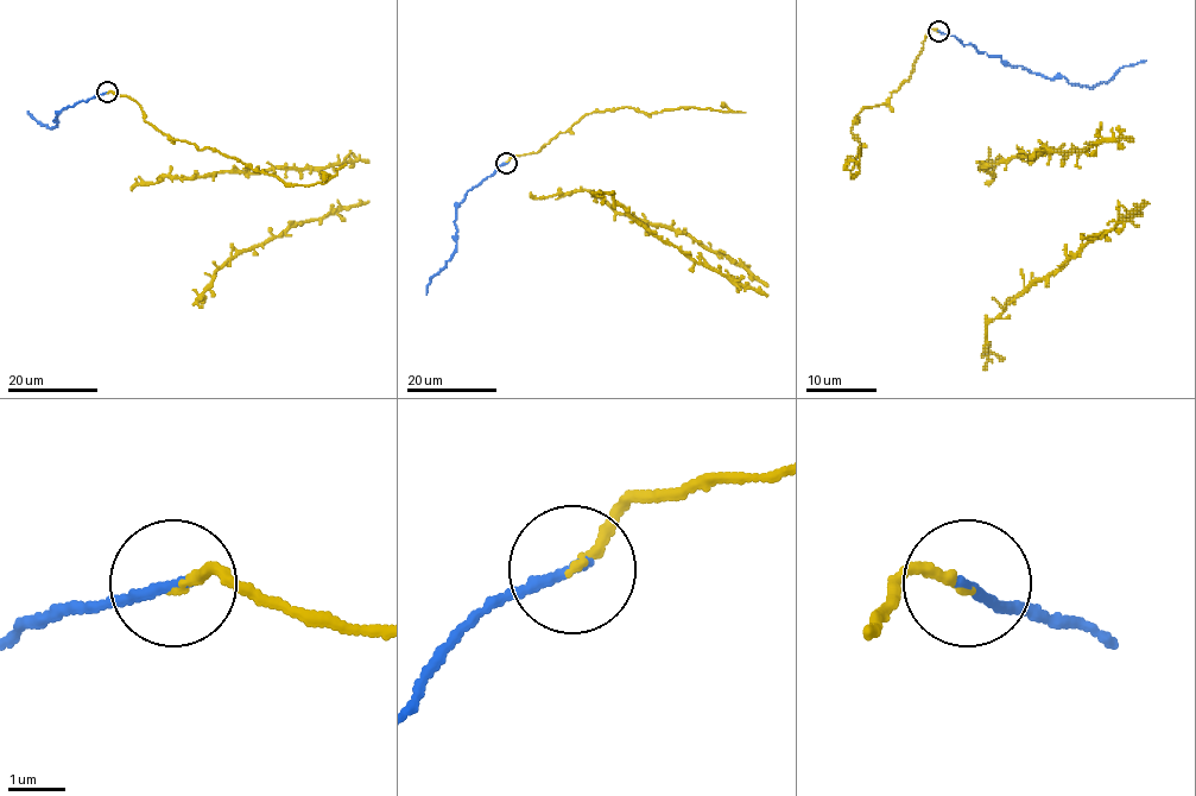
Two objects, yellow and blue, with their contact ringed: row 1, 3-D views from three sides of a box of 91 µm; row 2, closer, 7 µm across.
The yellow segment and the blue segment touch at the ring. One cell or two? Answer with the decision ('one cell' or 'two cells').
one cell

